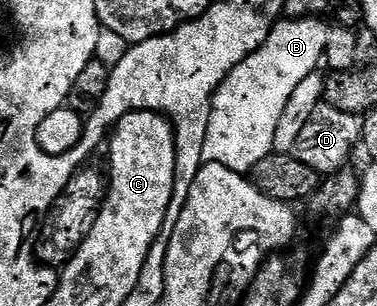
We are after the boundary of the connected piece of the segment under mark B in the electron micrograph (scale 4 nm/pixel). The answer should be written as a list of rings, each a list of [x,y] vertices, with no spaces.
[[[321,17],[282,18],[269,30],[267,41],[263,41],[255,53],[248,55],[224,79],[213,94],[213,112],[207,125],[207,141],[203,141],[202,163],[218,163],[227,165],[227,169],[232,171],[249,173],[255,165],[259,165],[259,161],[263,161],[263,157],[274,154],[275,129],[279,126],[279,117],[283,117],[283,108],[287,106],[291,93],[295,93],[303,77],[314,74],[322,66],[329,32],[325,21]]]

